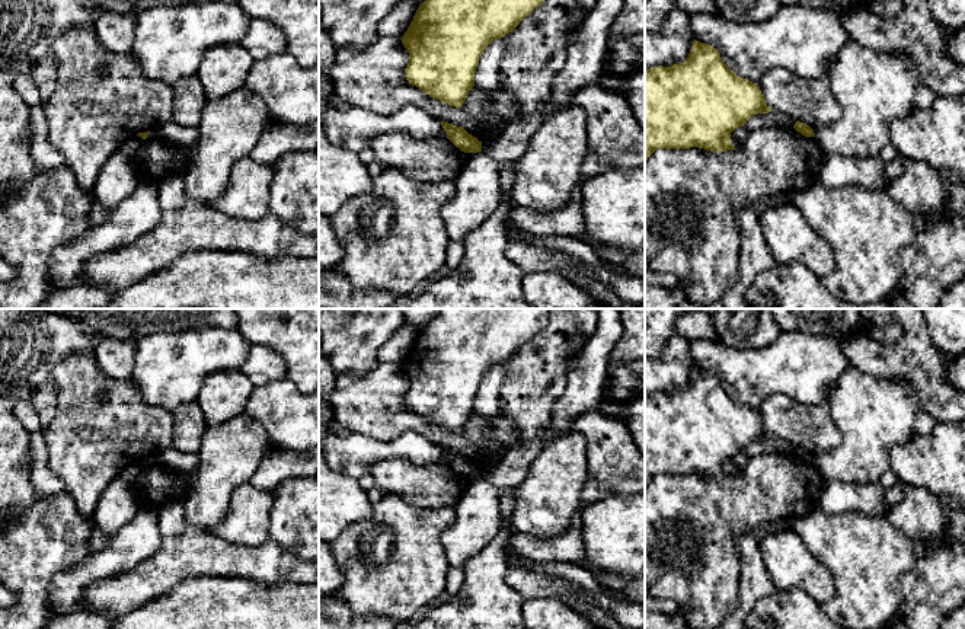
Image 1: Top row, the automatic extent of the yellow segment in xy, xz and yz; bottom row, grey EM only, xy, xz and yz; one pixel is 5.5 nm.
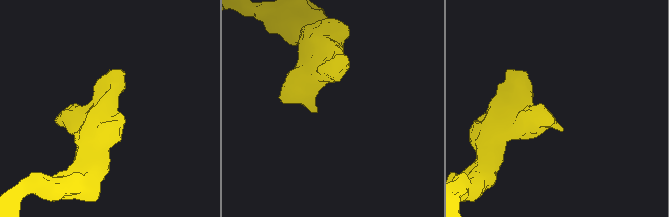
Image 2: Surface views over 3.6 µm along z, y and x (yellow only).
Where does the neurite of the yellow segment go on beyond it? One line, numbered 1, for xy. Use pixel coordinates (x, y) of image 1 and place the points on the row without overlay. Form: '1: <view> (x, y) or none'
1: none

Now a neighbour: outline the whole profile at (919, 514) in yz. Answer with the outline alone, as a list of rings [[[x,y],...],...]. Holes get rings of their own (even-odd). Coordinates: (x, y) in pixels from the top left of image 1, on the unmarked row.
[[[900,483],[904,498],[892,505],[888,520],[913,542],[917,559],[924,558],[929,547],[940,545],[948,523],[940,498],[926,488]]]

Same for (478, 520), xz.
[[[483,478],[466,488],[456,505],[456,520],[440,536],[450,568],[464,568],[467,559],[498,534],[502,524],[499,494],[501,489]]]

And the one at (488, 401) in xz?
[[[493,365],[479,384],[474,399],[474,412],[483,419],[491,421],[501,414],[501,387],[507,379],[507,370],[501,365]]]

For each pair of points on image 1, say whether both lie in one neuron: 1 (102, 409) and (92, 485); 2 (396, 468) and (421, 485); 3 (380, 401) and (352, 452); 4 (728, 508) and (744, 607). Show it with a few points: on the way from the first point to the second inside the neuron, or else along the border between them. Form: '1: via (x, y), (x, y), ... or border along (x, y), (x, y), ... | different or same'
1: via (101, 428), (92, 440), (92, 466) | same
2: via (402, 473), (415, 484) | same
3: border along (348, 430), (377, 440), (396, 438) | different
4: border along (737, 543), (740, 568), (738, 603), (731, 610) | different

